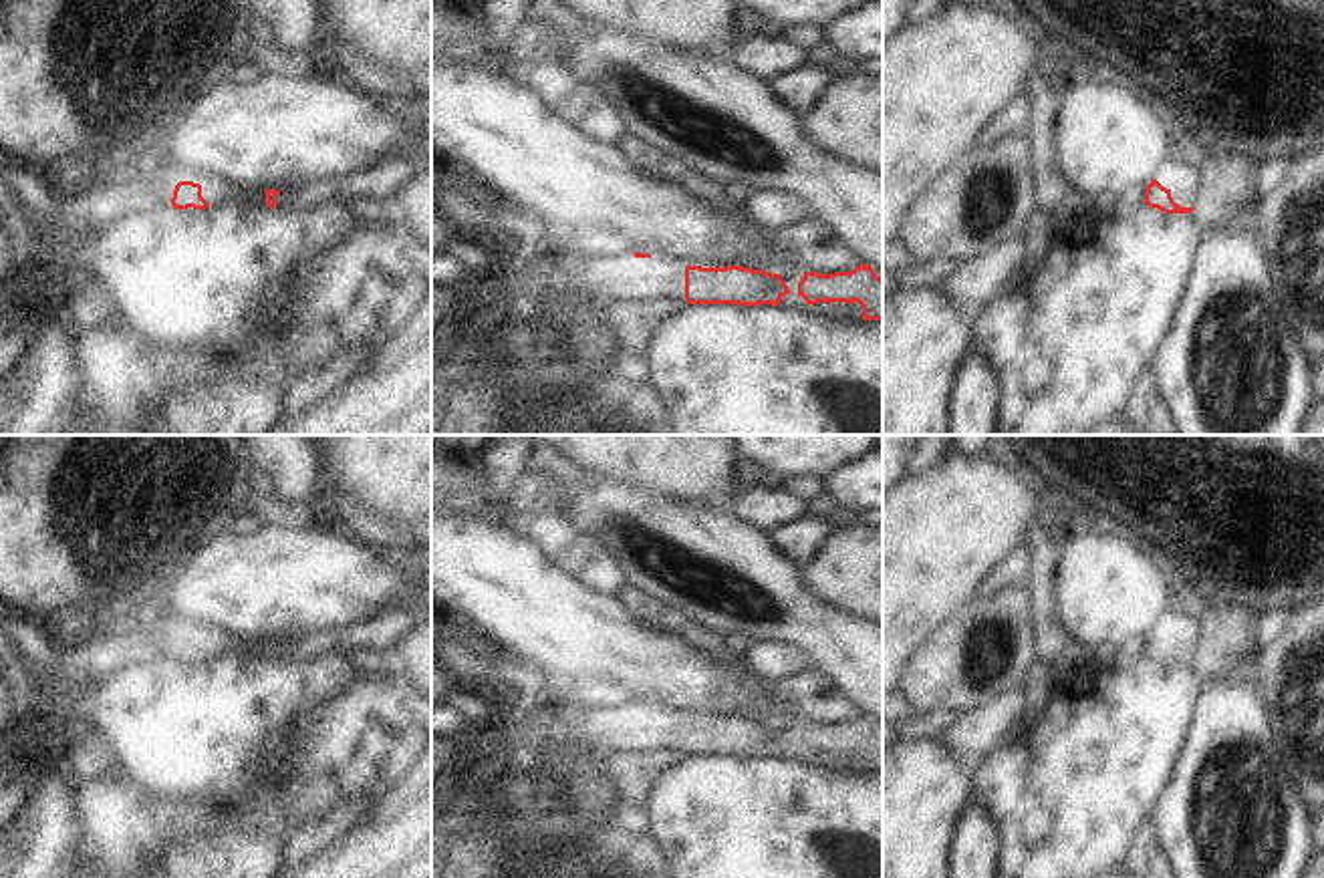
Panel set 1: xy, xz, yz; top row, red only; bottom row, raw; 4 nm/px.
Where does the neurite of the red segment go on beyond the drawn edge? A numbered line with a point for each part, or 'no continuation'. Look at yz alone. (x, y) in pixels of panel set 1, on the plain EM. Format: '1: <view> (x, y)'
1: yz (1177, 627).

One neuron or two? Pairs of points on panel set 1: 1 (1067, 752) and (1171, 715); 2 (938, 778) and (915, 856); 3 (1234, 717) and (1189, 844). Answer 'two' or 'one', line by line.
1: one
2: one
3: one

